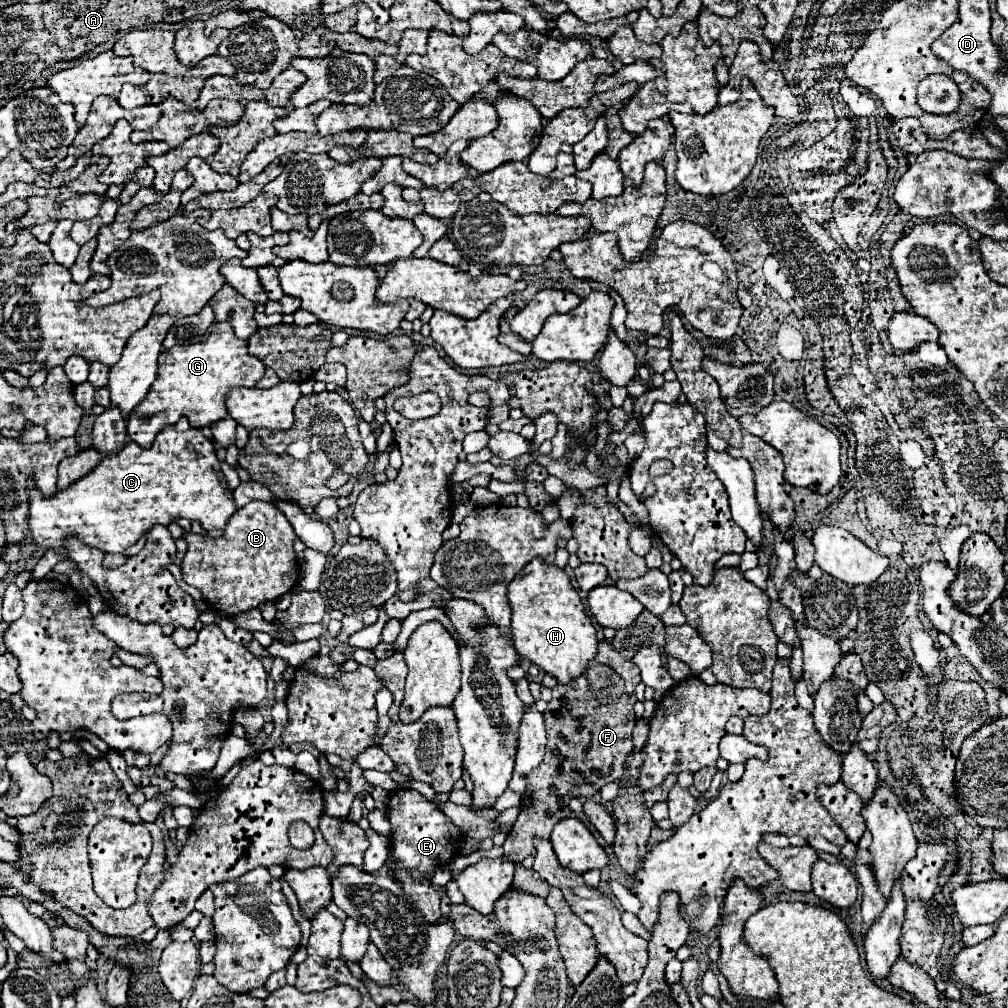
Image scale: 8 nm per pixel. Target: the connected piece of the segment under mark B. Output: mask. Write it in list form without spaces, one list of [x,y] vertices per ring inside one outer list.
[[[253,500],[231,516],[221,538],[183,532],[183,540],[189,546],[181,564],[183,580],[199,588],[209,608],[219,614],[235,616],[253,610],[261,602],[277,600],[281,594],[297,586],[299,566],[293,552],[295,538],[293,526],[283,512],[271,502]]]

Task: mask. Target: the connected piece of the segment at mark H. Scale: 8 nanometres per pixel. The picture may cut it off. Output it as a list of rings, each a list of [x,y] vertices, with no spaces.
[[[533,558],[509,582],[507,598],[511,606],[511,634],[519,654],[555,676],[559,684],[581,676],[597,654],[597,634],[565,570],[547,564],[543,558]]]

